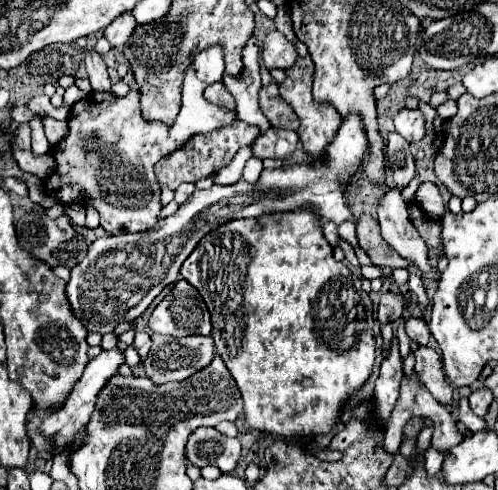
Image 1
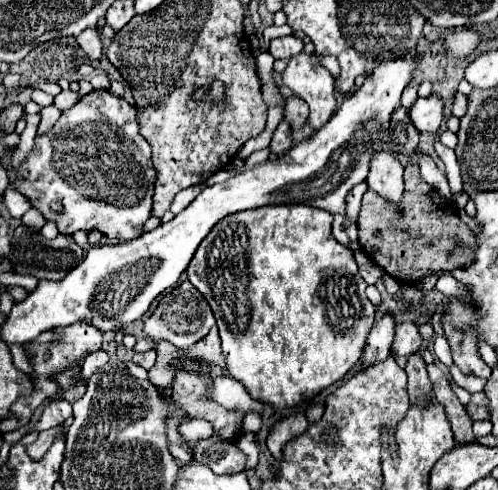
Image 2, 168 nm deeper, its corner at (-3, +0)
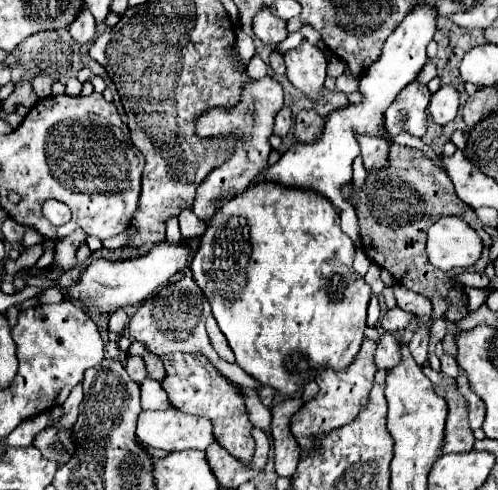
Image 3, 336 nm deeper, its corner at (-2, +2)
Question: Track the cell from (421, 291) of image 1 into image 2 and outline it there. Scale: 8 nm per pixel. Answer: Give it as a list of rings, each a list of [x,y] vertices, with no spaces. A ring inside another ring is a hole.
[[[437,335],[434,338],[434,354],[436,358],[446,364],[446,366],[452,366],[452,354],[450,354],[450,346],[448,346],[448,340],[445,337]]]

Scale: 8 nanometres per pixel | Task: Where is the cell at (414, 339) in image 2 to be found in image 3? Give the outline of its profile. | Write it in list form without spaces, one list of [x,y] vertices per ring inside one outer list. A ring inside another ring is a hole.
[[[383,334],[373,356],[375,366],[383,370],[391,370],[393,366],[397,366],[401,360],[399,348],[401,348],[401,338],[397,334]]]

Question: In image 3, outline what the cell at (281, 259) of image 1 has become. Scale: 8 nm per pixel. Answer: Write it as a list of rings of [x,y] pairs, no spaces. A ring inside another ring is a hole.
[[[263,180],[221,204],[201,236],[191,272],[209,300],[237,364],[261,384],[275,388],[283,396],[293,396],[301,380],[309,380],[311,368],[331,366],[341,370],[359,352],[367,328],[371,288],[353,270],[353,258],[355,244],[341,232],[339,214],[327,196]]]

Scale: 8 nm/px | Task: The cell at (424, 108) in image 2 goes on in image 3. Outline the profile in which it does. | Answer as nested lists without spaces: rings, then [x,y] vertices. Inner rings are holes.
[[[441,86],[429,102],[429,114],[435,124],[447,124],[457,116],[459,92],[455,86]]]

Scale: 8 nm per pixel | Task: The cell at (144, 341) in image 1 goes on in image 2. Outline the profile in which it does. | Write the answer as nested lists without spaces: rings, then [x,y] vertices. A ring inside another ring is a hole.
[[[146,350],[146,352],[134,354],[132,362],[138,364],[138,366],[142,366],[142,368],[146,368],[146,370],[150,370],[154,366],[154,362],[156,362],[156,352],[154,350]]]

